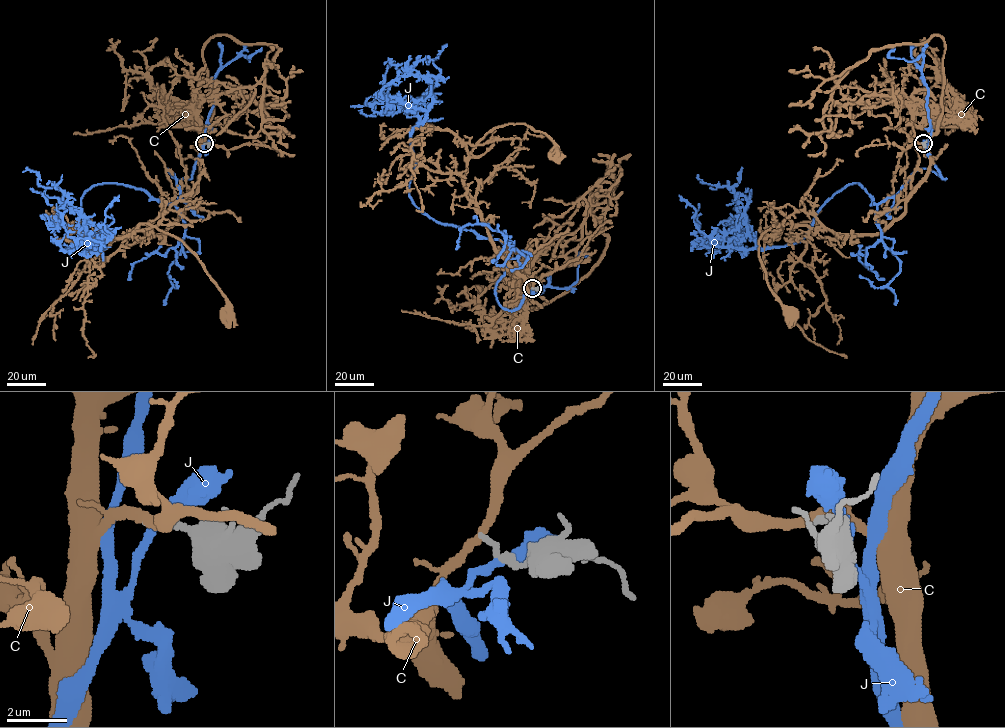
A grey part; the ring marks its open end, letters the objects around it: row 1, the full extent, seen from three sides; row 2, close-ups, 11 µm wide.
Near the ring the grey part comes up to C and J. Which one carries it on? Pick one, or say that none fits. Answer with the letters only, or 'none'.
none

